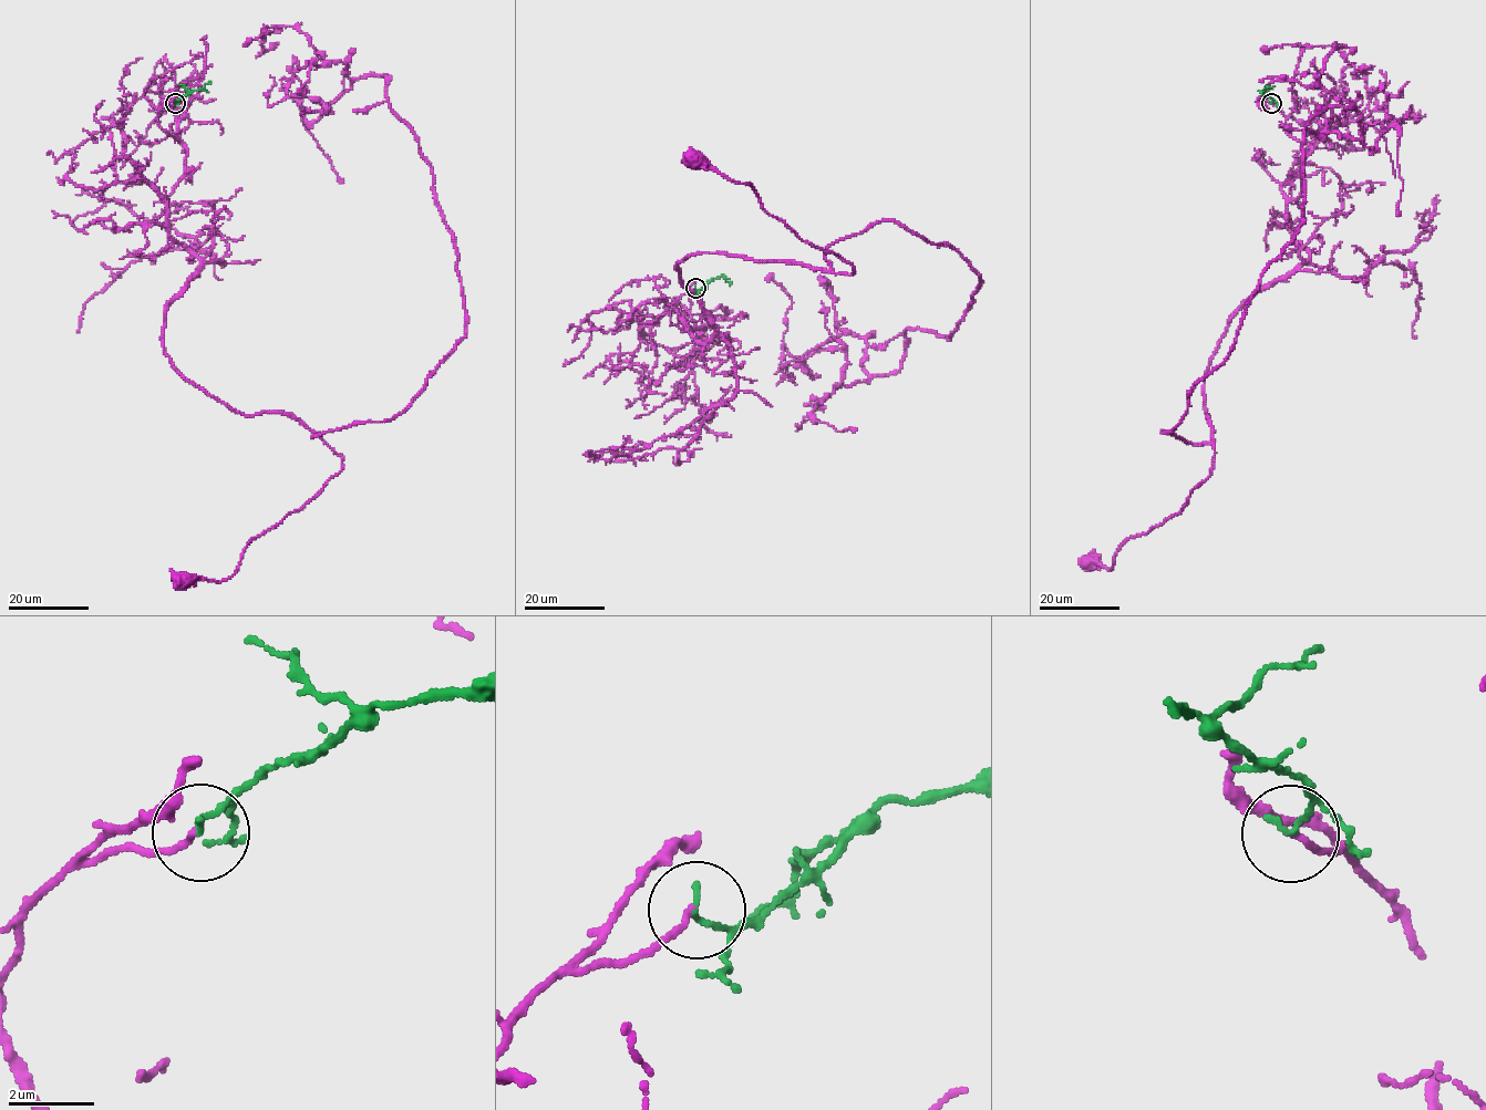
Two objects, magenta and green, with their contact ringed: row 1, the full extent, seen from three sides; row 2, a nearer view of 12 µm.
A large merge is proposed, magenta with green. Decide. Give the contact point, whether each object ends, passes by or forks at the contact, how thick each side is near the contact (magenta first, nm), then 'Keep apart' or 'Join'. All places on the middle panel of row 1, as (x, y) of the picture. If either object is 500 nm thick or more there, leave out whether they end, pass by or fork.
Place: (695, 288). At the ring magenta ends. At the ring green ends. Thickness 130 nm (magenta) against 150 nm. Join

